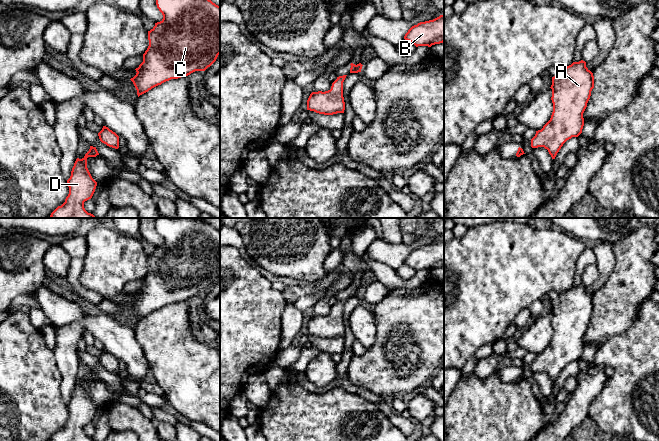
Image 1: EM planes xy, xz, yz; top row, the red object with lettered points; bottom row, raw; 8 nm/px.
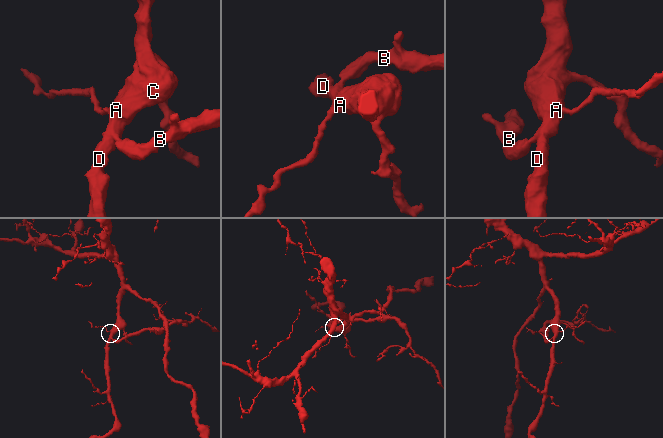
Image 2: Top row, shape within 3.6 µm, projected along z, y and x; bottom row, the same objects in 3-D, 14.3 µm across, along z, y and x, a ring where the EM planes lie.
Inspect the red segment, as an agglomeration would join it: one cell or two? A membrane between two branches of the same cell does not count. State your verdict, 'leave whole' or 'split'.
leave whole

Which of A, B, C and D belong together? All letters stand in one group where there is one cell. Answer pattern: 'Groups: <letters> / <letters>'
Groups: A B C D

